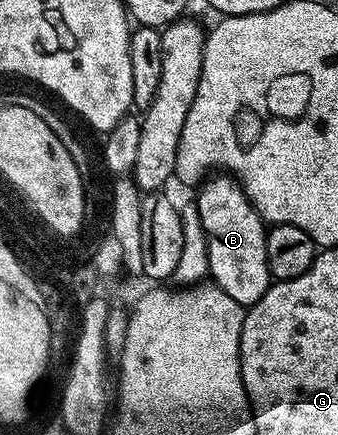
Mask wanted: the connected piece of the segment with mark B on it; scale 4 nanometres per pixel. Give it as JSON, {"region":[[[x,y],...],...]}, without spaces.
{"region":[[[209,176],[200,183],[195,194],[199,208],[199,220],[203,224],[203,232],[207,236],[207,256],[209,257],[209,273],[214,286],[218,286],[231,300],[240,306],[251,307],[266,294],[271,285],[267,268],[267,233],[266,223],[259,211],[249,203],[249,198],[242,190],[240,182],[232,176]]]}

